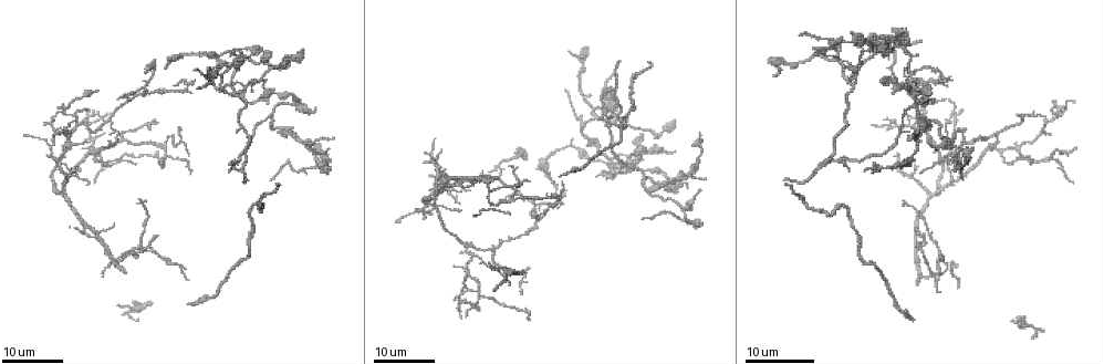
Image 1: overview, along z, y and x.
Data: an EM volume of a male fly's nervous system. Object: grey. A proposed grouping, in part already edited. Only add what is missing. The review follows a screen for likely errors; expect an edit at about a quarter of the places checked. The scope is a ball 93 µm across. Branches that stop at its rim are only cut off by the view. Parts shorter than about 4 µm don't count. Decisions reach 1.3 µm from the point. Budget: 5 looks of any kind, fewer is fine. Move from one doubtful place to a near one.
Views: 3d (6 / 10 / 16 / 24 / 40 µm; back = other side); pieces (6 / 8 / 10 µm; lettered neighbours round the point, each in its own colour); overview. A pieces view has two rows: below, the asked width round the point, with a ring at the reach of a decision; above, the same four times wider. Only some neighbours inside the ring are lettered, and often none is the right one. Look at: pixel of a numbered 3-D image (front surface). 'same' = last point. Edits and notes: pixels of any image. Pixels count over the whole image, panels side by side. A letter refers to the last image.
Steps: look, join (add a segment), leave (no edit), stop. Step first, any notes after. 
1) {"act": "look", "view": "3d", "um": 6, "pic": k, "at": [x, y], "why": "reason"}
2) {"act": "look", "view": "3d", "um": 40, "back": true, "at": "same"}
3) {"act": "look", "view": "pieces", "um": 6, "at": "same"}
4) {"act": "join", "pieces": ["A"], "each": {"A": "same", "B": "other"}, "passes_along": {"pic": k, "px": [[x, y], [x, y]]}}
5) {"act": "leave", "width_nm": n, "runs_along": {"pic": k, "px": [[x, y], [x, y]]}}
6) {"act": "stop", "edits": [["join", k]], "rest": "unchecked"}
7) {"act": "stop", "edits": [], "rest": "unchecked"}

{"act": "look", "view": "3d", "um": 24, "pic": 1, "at": [459, 201], "why": "free end"}

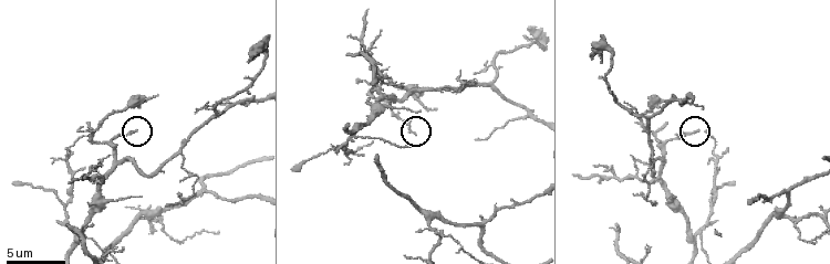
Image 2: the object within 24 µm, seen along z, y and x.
{"act": "look", "view": "pieces", "um": 8, "pic": 2, "at": [697, 131]}

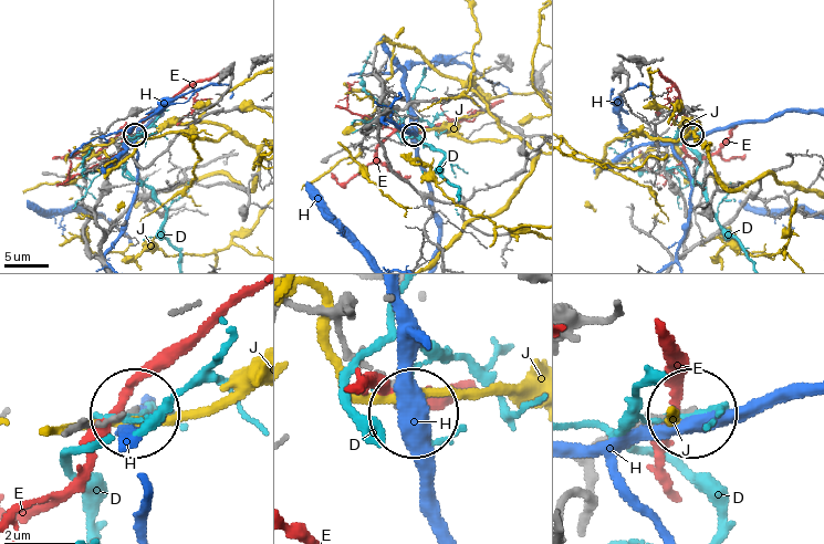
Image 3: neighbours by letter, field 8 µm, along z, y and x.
{"act": "leave", "each": {"D": "other", "E": "other", "H": "other", "J": "other"}, "runs_along": {"pic": 3, "px": [[68, 432], [127, 412]]}, "found": "no lettered segment goes on from it"}

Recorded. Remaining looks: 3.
{"act": "look", "view": "3d", "um": 24, "pic": 1, "at": [243, 53], "why": "an open end"}

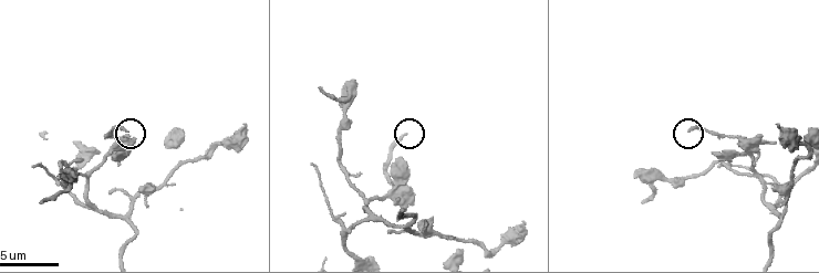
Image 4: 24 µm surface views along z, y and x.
{"act": "look", "view": "3d", "um": 10, "pic": 4, "at": [689, 131], "why": "zoom in"}

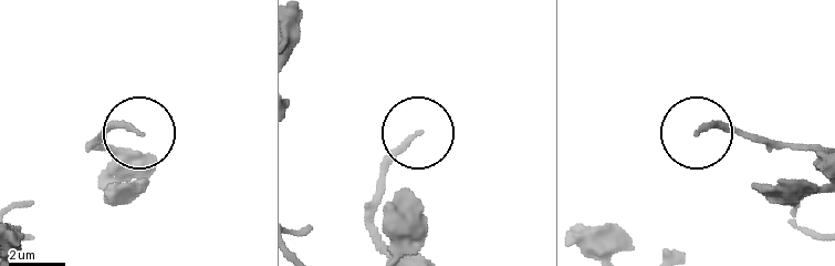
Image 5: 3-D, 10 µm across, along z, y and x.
{"act": "look", "view": "pieces", "um": 6, "pic": 5, "at": [698, 130], "why": "see the neighbours"}

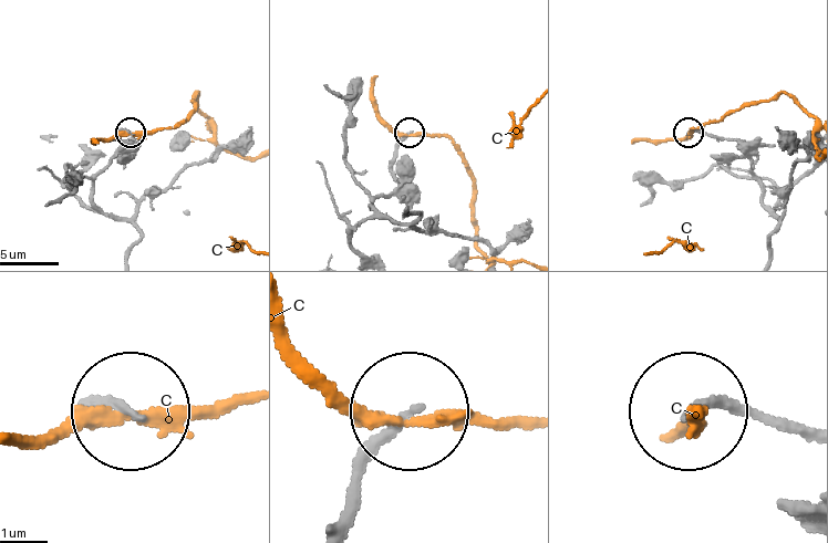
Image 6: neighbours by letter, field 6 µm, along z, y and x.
{"act": "leave", "each": {"C": "other"}, "runs_along": {"pic": 6, "px": [[342, 522], [358, 474], [405, 419]]}, "found": "no lettered segment goes on from it"}

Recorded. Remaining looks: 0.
{"act": "stop", "edits": [], "rest": "unchecked"}

